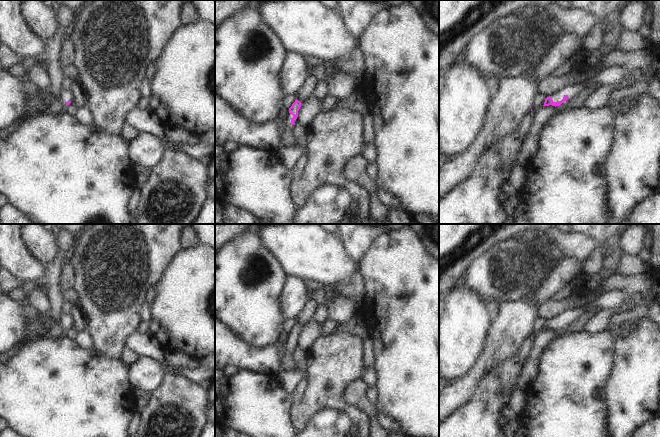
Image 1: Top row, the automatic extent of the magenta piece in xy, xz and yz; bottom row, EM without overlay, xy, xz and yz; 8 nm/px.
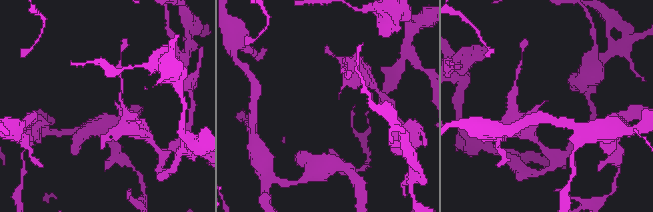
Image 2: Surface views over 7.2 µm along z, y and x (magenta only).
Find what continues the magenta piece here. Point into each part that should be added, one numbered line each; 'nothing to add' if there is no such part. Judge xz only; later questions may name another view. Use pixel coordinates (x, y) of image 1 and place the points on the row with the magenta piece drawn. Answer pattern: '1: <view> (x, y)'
1: xz (287, 118)

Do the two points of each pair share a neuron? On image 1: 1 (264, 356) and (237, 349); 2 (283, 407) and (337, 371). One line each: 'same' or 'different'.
1: same
2: different

